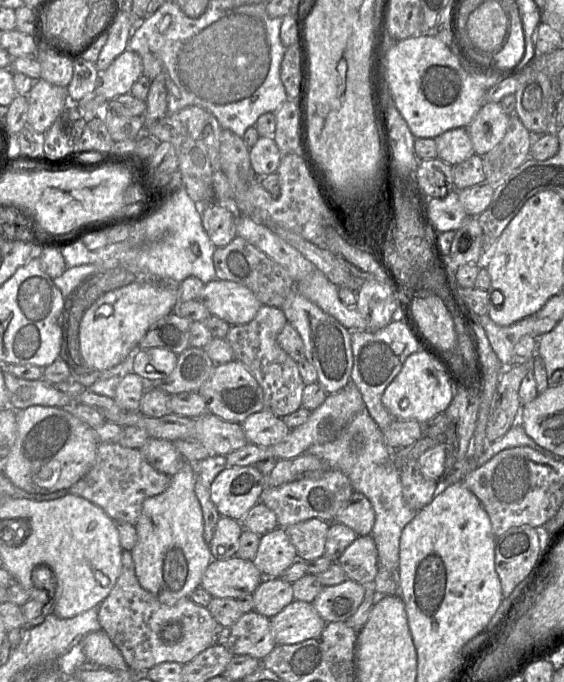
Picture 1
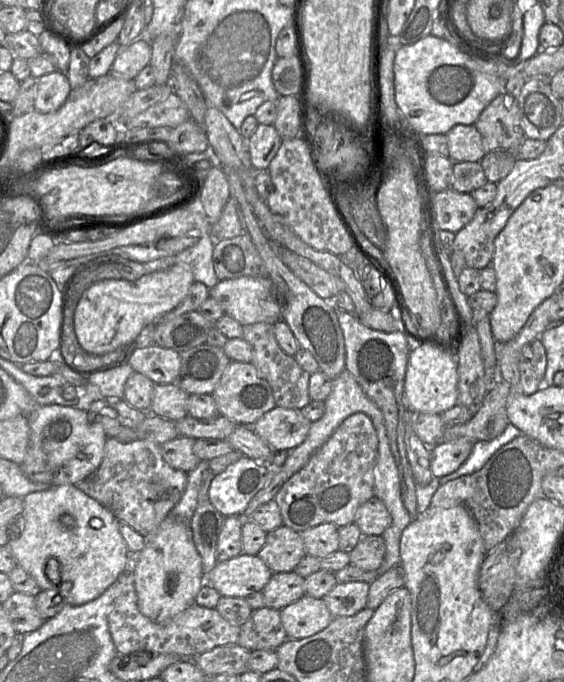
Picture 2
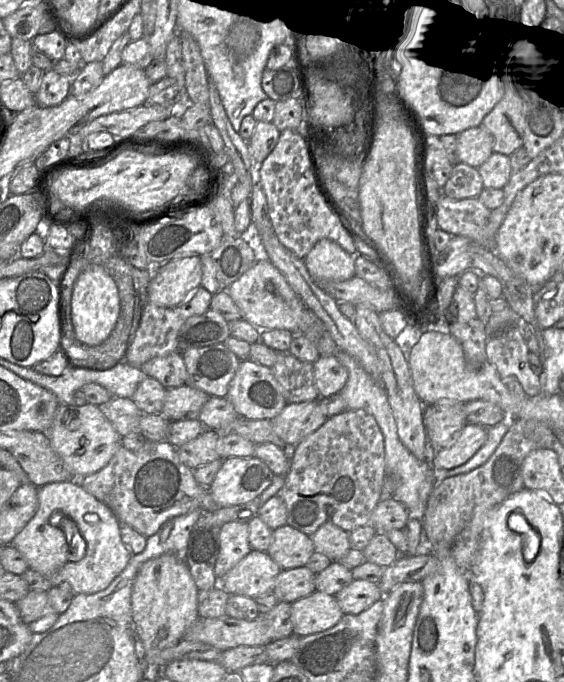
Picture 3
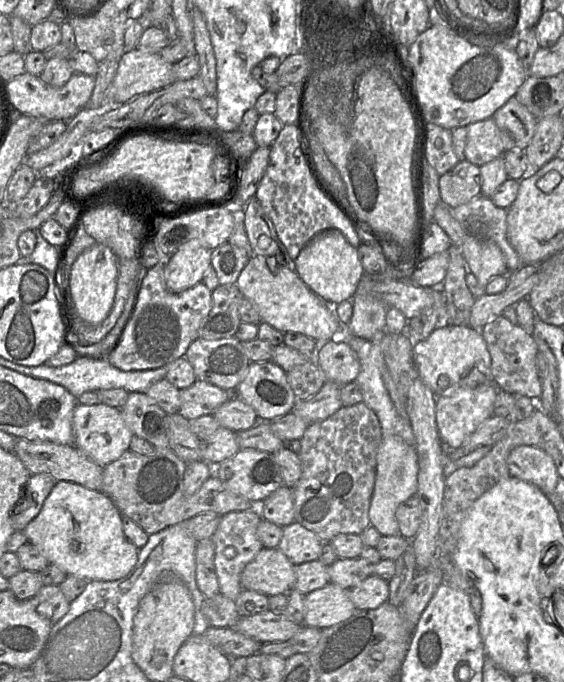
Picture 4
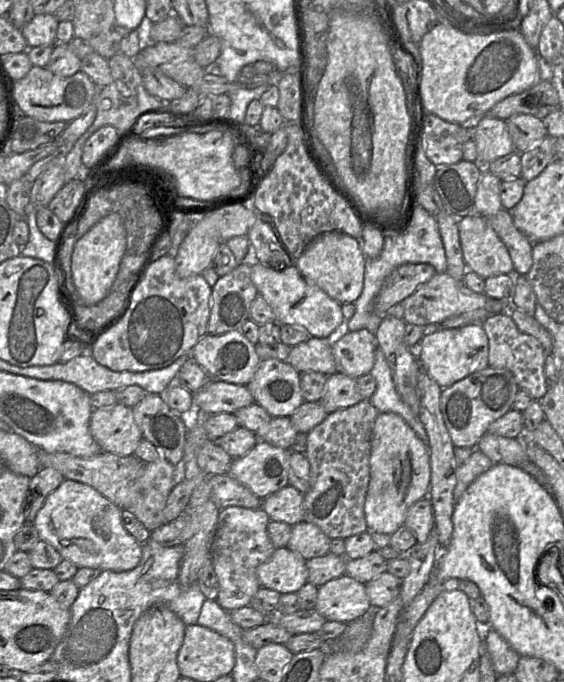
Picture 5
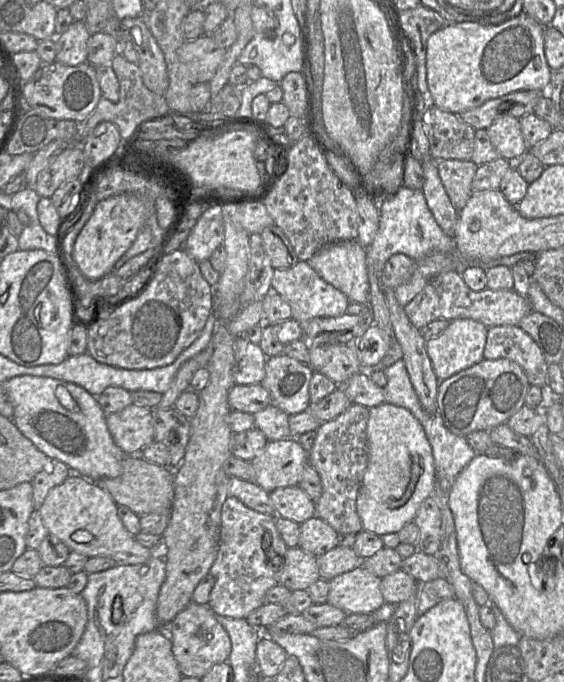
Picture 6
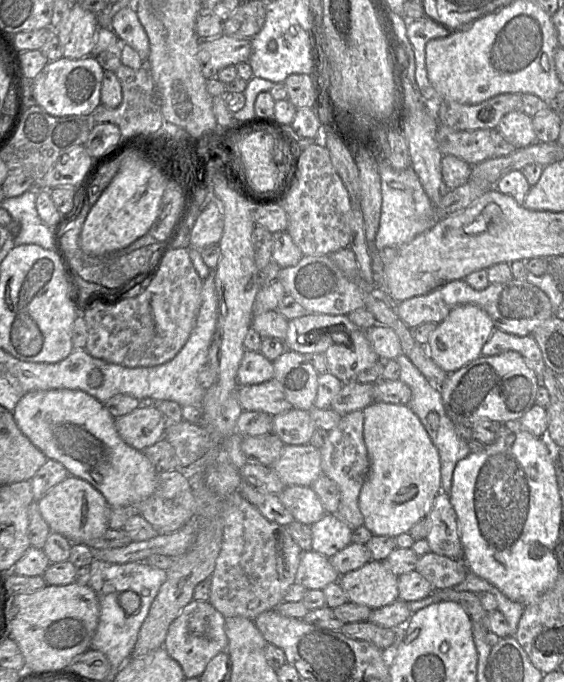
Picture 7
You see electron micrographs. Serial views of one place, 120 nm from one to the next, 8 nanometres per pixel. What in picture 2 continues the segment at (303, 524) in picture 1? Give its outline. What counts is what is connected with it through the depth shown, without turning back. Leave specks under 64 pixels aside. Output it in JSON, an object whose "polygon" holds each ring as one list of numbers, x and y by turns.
{"polygon":[[321,523,298,533,307,555,322,559,339,550,338,527,334,523]]}

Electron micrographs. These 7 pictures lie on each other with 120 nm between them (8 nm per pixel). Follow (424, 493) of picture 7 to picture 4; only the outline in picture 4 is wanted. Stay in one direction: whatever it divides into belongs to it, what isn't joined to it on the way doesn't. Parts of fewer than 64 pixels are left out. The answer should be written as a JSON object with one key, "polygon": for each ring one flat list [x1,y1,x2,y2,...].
{"polygon":[[384,435,377,452,376,478,371,498,369,518,382,536,400,535,400,527,395,513,398,506,417,494,418,455,415,446,407,444,396,435]]}

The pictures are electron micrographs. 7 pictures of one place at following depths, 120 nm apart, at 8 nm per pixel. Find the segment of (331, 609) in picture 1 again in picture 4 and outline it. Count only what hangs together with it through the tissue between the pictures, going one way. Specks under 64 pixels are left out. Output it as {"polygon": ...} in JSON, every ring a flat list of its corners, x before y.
{"polygon":[[371,575,357,586,348,589,349,597,357,610,372,610,388,601,389,582,377,575]]}

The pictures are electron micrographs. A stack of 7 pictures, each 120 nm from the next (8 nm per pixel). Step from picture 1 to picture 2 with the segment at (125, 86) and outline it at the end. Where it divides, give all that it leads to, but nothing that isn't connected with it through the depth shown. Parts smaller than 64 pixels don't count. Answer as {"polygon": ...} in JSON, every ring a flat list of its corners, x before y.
{"polygon":[[138,38,121,47,112,64,110,74,124,79,135,79,140,71,150,64,151,43]]}

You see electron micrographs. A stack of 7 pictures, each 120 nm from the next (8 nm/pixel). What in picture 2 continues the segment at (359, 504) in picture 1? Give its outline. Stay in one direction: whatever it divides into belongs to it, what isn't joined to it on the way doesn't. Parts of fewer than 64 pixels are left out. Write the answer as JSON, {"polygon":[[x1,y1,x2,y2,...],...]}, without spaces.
{"polygon":[[376,496,358,508,354,520,363,535,381,535,391,522,392,517,389,511]]}

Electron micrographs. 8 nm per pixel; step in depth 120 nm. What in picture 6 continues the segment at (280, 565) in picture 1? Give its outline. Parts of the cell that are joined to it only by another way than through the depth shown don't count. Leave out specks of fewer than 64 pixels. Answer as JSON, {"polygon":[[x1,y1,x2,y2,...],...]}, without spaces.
{"polygon":[[314,516,300,524,299,547,318,557,338,546,338,536,333,527]]}

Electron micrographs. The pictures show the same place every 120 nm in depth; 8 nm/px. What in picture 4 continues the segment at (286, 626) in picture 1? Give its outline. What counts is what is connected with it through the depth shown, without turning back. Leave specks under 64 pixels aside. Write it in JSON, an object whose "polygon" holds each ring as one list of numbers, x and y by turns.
{"polygon":[[328,583,304,596,303,624,324,629,349,619,357,611,348,589]]}

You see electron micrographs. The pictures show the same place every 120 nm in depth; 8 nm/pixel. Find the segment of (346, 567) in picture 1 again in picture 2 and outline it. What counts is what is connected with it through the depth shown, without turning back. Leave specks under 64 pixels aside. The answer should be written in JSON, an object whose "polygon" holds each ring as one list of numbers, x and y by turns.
{"polygon":[[363,535,355,548,349,552,350,565,365,571,378,571,385,553,386,545,381,535]]}

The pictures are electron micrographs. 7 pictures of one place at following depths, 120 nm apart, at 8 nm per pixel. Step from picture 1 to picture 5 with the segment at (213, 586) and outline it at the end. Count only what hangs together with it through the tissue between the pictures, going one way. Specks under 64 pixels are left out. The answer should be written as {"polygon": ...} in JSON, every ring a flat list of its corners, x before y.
{"polygon":[[287,547,276,548,271,557,256,569,261,587,279,592,296,593,307,583,306,560]]}

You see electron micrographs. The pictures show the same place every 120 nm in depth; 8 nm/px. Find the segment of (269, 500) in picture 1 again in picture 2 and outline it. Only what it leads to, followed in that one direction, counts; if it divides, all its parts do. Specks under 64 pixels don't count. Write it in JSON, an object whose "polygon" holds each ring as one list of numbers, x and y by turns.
{"polygon":[[364,413,347,417,332,436,310,457,306,465,295,472,274,497,283,525,296,532,321,523,334,523,338,528,354,523,358,508,374,497,374,466,378,456,378,437,371,419]]}

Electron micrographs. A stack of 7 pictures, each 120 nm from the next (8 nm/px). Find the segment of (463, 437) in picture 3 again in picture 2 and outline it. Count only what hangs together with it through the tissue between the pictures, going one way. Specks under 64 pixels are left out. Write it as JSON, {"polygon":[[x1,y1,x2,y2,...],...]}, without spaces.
{"polygon":[[458,438,441,441,430,447,430,469,434,477,440,478,455,472,469,457,475,441]]}

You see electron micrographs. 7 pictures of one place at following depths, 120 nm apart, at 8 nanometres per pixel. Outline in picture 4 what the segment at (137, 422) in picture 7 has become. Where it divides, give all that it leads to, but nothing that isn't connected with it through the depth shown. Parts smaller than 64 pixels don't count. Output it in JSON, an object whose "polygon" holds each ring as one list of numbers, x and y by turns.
{"polygon":[[78,403,73,413,72,428,73,445,101,466,106,466,118,460,124,452,129,450,133,436,131,430,125,424,121,410,103,403,95,405]]}

